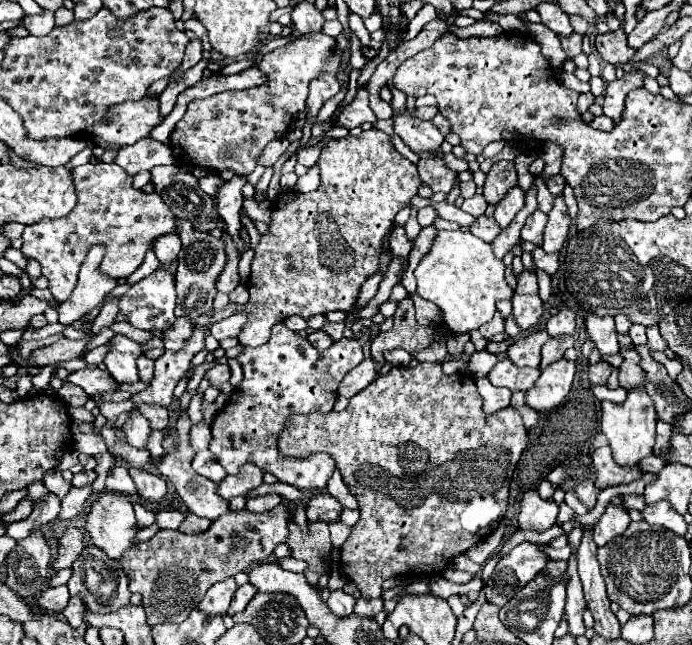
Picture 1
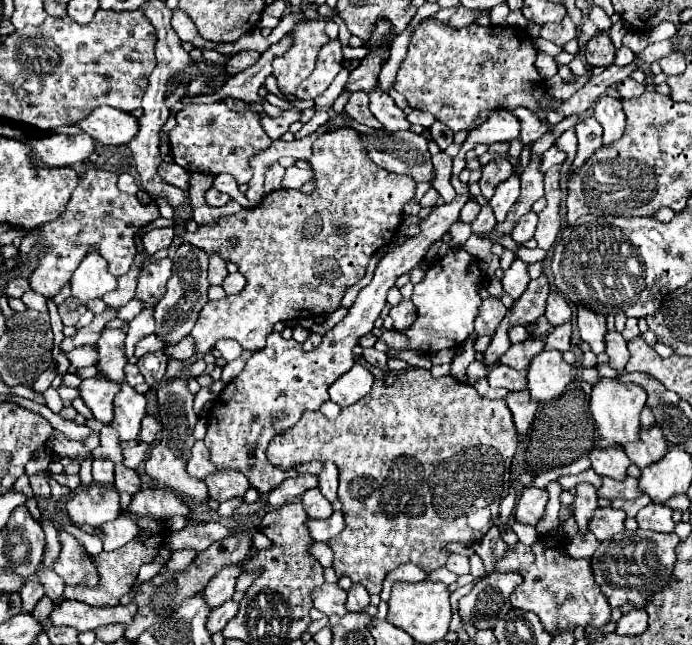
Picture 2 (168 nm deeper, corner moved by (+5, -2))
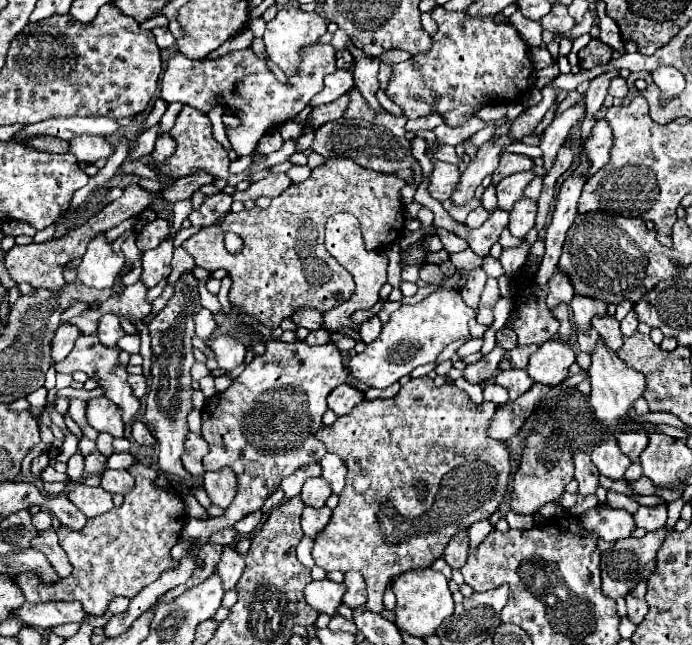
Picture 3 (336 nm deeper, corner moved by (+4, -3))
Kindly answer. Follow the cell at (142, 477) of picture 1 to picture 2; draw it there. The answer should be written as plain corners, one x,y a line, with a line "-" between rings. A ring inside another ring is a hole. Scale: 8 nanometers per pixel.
115,464
115,482
113,482
117,492
127,492
127,494
135,494
141,490
141,480
137,476
135,470
129,470
125,466

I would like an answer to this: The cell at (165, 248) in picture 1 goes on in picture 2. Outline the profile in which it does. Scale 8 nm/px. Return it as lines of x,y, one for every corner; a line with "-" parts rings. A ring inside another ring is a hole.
155,228
143,234
143,248
147,254
155,254
163,248
169,248
173,242
173,228

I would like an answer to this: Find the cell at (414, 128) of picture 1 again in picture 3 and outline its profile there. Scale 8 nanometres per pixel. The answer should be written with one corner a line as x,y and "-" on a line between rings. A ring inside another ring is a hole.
354,45
348,47
350,53
354,55
354,67
352,67
352,75
354,75
354,83
358,87
358,91
362,93
362,97
368,101
368,105
374,109
374,111
386,111
376,93
380,89
380,83
378,83
378,61
374,59
368,59
360,49
356,49

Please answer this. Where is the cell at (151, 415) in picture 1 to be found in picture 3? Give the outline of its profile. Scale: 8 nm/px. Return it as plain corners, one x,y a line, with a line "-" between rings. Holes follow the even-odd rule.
136,421
136,423
132,425
132,437
134,437
134,441
140,443
140,445
152,445
152,443
154,443
154,435
150,433
150,429
148,429
142,421

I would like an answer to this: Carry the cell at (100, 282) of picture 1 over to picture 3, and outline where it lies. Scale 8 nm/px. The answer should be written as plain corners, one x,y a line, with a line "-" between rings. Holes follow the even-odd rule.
100,233
88,243
84,259
78,267
78,279
86,287
106,289
114,285
122,267
124,267
124,255
114,253
110,243
104,239
104,233

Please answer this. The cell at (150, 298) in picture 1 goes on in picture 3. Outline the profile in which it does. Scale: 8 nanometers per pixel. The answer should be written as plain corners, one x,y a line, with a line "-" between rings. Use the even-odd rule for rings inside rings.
166,239
156,249
146,251
142,257
142,275
140,281
146,289
156,287
170,275
170,261
172,261
172,239

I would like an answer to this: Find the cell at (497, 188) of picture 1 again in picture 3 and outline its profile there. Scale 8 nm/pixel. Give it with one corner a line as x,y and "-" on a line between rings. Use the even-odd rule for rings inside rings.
504,153
504,155
500,155
500,165
492,173
492,185
498,185
508,175
514,175
514,173
520,173
520,171
528,171
532,167
534,167
534,163
532,163
530,157

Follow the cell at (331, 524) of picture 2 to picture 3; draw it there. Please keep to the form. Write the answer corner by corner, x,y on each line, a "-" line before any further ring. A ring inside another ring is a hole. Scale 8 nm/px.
304,507
304,511
302,511
302,531
304,531
304,535
314,539
328,525
330,517
332,517
332,511
328,507
322,507
320,511
316,511
312,507

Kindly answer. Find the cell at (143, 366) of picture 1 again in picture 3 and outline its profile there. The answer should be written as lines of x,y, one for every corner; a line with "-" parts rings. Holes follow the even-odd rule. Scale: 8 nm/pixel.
128,375
128,383
132,387
132,393
140,399
146,393
146,377
144,375

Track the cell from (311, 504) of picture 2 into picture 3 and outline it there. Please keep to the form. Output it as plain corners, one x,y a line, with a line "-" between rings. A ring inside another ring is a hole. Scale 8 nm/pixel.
318,477
318,479
308,479
308,481
304,483
300,497
302,497
304,505
314,507
314,509
322,509
324,503
326,503
326,499
330,497
330,493
332,493
332,491
330,491
328,483
324,483
324,479

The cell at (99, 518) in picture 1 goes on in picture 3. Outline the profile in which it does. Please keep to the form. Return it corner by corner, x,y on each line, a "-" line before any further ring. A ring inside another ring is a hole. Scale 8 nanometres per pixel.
76,483
76,487
68,493
68,499
88,517
96,517
100,513
106,513
114,509
112,493
102,487
88,487
84,483

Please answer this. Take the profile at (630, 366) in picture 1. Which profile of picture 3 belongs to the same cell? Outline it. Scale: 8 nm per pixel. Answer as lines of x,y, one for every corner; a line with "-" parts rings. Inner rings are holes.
604,315
604,317
596,317
592,319
592,327
598,331
598,335
602,337
604,345
610,349
610,351
618,351
622,347
622,331
620,331
620,323
610,317
610,315

